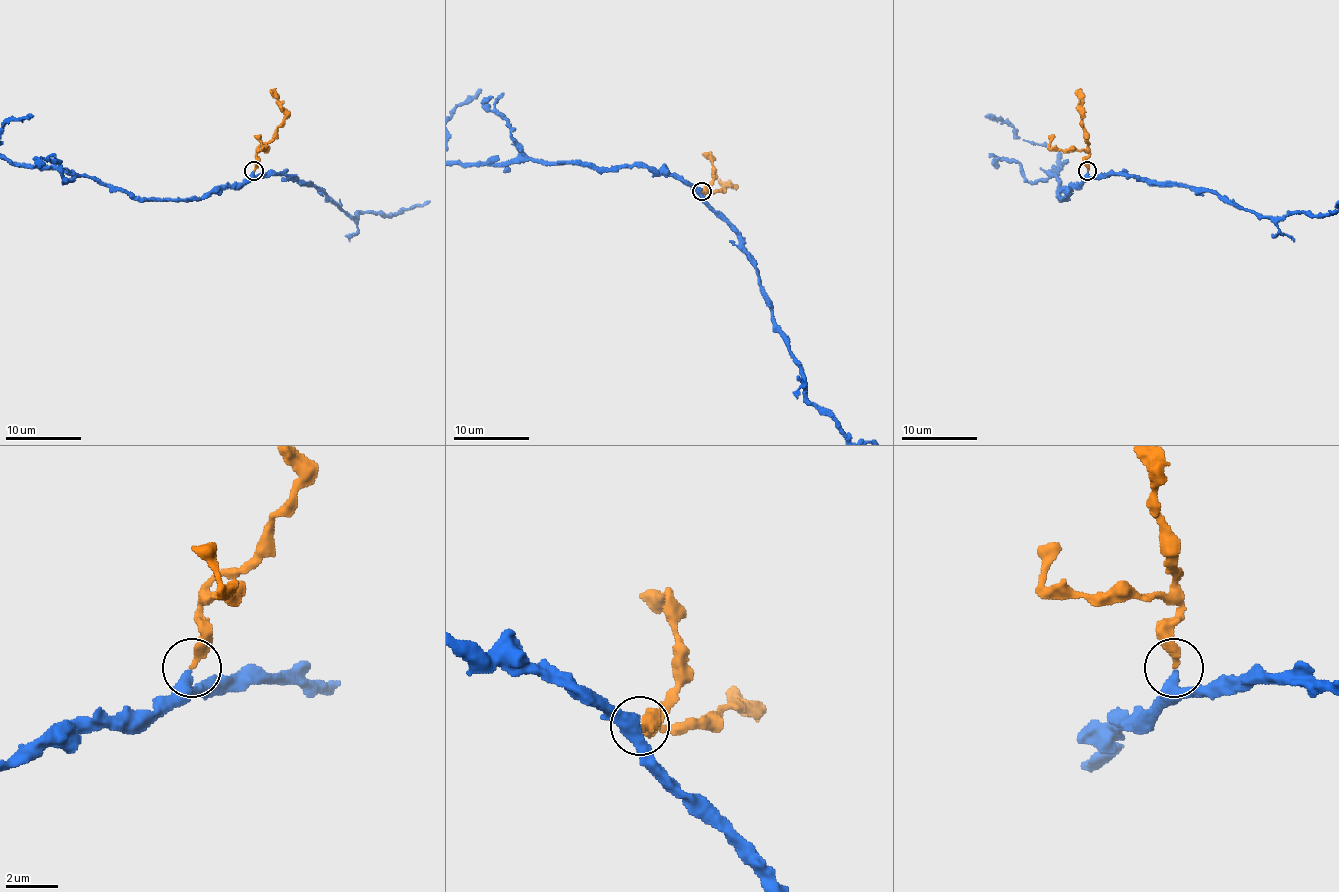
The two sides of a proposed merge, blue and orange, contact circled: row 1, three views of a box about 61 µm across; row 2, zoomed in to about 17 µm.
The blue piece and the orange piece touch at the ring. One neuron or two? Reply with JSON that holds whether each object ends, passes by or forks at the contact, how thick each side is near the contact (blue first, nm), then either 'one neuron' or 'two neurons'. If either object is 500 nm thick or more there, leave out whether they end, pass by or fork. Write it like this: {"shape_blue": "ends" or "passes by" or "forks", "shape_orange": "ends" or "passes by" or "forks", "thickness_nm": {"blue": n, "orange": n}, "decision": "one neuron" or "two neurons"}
{"shape_blue": "passes by", "shape_orange": "ends", "thickness_nm": {"blue": 320, "orange": 320}, "decision": "one neuron"}

